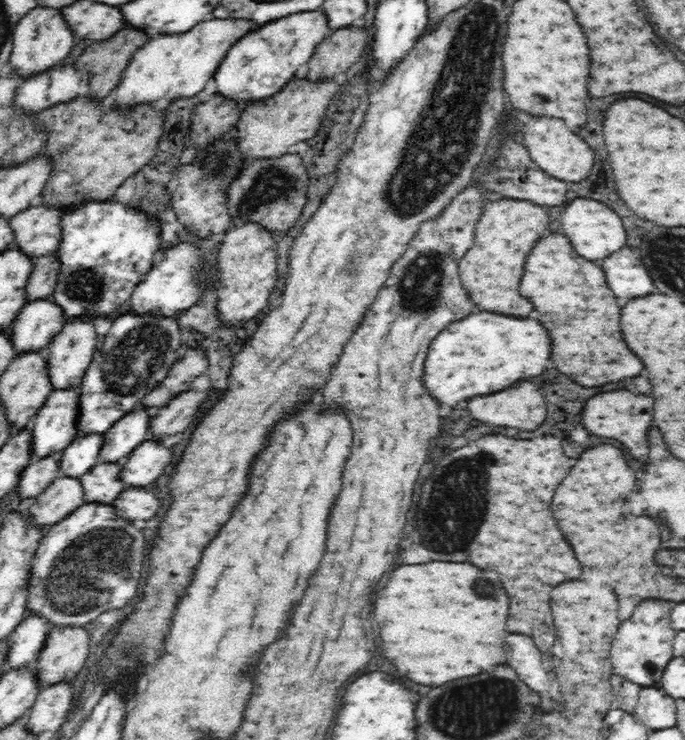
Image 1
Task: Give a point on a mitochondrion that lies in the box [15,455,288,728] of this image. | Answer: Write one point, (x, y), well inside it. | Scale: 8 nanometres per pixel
(86, 573)

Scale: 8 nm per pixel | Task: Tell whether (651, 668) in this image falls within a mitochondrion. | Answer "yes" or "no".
no

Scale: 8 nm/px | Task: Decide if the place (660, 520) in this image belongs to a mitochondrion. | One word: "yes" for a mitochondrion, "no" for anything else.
no

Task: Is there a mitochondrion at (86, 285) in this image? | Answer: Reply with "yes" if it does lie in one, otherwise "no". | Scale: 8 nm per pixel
yes

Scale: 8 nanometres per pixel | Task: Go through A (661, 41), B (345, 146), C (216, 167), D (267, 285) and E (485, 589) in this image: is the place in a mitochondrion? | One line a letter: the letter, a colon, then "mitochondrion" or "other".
A: other
B: other
C: mitochondrion
D: other
E: mitochondrion

